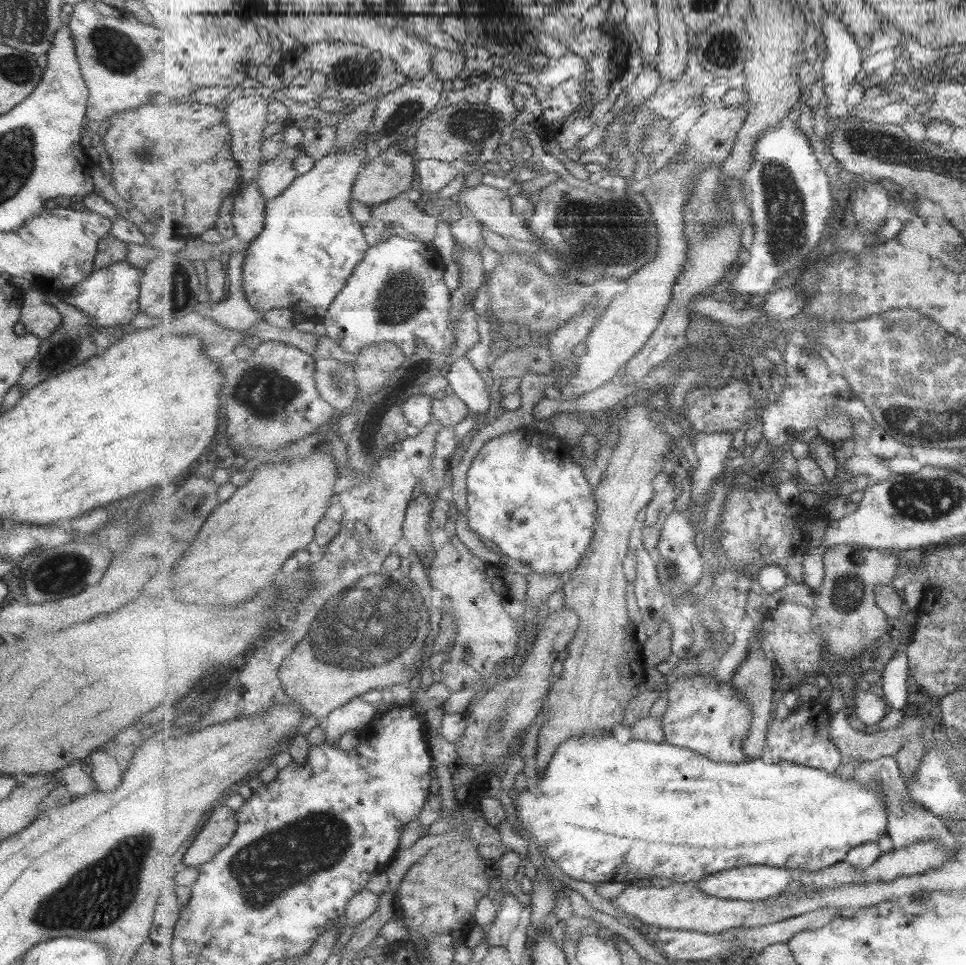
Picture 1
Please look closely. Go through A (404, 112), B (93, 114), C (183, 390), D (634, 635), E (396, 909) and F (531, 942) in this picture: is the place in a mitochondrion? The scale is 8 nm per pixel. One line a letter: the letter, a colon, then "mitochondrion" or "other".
A: mitochondrion
B: other
C: other
D: other
E: other
F: other

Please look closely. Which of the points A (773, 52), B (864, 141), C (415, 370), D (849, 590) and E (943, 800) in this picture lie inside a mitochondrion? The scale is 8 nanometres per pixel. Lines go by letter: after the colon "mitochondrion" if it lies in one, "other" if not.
A: other
B: mitochondrion
C: other
D: mitochondrion
E: other

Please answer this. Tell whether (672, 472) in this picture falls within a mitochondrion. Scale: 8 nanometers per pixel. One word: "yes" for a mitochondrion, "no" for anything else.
no

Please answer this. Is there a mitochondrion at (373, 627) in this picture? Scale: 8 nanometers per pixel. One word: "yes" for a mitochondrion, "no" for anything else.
yes

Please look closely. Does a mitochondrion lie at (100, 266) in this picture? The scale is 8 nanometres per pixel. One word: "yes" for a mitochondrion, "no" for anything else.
no

